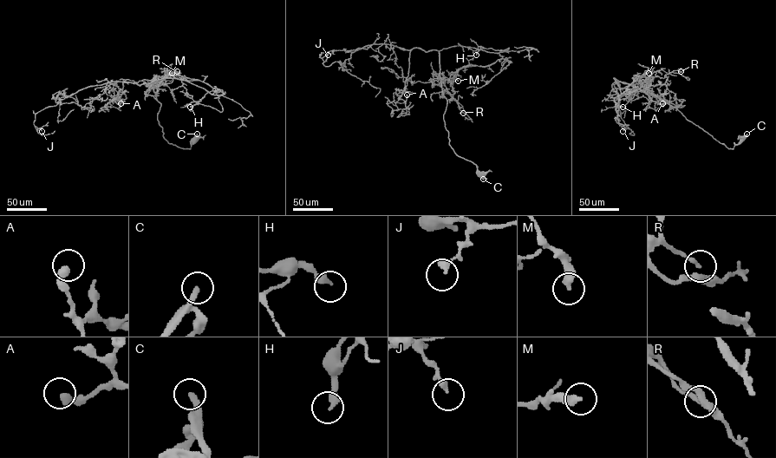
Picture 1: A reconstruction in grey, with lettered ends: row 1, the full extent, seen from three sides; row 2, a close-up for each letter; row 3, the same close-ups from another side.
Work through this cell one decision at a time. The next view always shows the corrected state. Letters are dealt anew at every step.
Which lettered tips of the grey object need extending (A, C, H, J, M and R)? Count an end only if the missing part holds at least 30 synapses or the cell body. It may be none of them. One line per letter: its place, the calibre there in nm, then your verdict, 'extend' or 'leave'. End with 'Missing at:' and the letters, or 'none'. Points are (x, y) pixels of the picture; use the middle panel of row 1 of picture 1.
A: place (407, 94); calibre 360 nm; leave
C: place (483, 179); calibre 200 nm; leave
H: place (476, 55); calibre 320 nm; leave
J: place (328, 55); calibre 280 nm; leave
M: place (458, 81); calibre 380 nm; leave
R: place (463, 113); calibre 170 nm; leave
Missing at: none

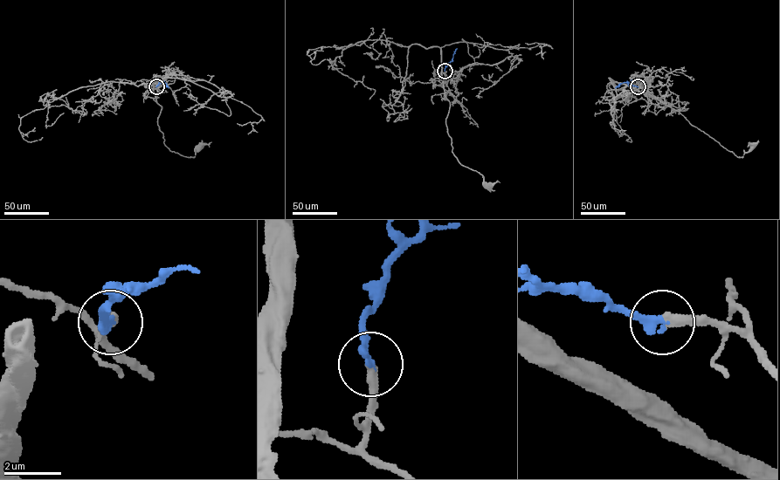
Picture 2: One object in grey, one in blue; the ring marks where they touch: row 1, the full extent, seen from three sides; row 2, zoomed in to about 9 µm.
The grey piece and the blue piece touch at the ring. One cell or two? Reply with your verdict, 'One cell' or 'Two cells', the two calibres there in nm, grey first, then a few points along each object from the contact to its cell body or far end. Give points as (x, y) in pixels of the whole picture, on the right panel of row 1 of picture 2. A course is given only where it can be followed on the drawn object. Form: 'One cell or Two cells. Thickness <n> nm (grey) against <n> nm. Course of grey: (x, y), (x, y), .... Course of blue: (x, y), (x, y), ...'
One cell. Thickness 360 nm (grey) against 300 nm. Course of grey: (638, 86), (677, 110), (691, 124), (737, 157), (742, 157), (753, 145). Course of blue: (638, 86), (623, 82), (615, 87)

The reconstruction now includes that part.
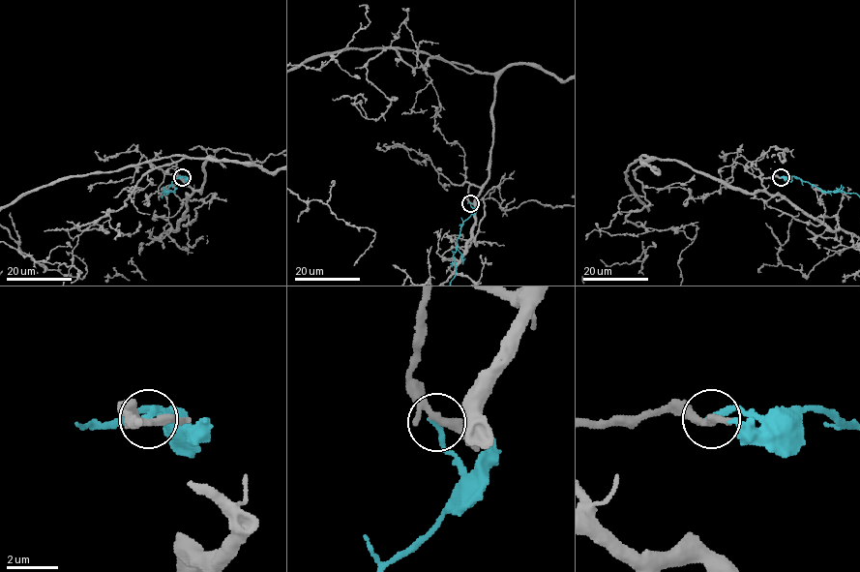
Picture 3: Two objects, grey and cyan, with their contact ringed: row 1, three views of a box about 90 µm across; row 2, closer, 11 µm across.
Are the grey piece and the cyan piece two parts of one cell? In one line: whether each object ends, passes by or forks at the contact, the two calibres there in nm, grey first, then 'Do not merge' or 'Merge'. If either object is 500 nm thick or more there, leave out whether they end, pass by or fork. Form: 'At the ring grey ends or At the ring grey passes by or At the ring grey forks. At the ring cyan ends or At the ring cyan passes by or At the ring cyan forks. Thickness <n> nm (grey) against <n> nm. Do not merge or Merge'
At the ring grey forks. At the ring cyan ends. Thickness 240 nm (grey) against 260 nm. Do not merge

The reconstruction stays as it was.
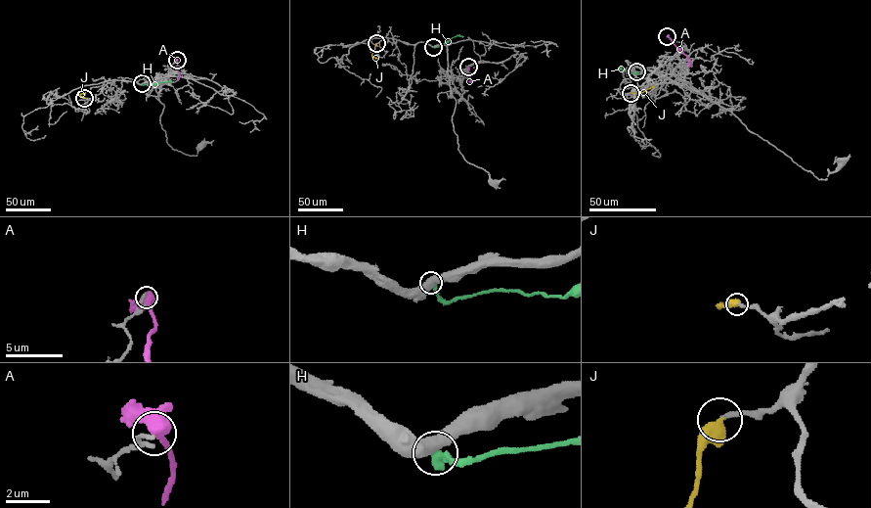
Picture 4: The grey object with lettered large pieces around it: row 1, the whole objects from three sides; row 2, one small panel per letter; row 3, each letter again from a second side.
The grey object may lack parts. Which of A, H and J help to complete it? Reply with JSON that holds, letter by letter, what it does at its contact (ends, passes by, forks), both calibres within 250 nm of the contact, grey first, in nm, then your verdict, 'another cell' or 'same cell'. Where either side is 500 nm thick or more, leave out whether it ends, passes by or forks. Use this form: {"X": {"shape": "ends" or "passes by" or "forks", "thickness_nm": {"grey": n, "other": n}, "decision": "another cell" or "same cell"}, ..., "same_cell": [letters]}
{"A": {"thickness_nm": {"grey": 240, "other": 550}, "decision": "another cell"}, "H": {"thickness_nm": {"grey": 550, "other": 500}, "decision": "another cell"}, "J": {"thickness_nm": {"grey": 200, "other": 550}, "decision": "same cell"}, "same_cell": ["J"]}

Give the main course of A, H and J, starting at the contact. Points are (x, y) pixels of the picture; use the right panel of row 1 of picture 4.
A: (667, 36), (688, 59), (688, 67)
H: (636, 71), (629, 72), (621, 69)
J: (631, 93), (643, 92), (653, 85)

